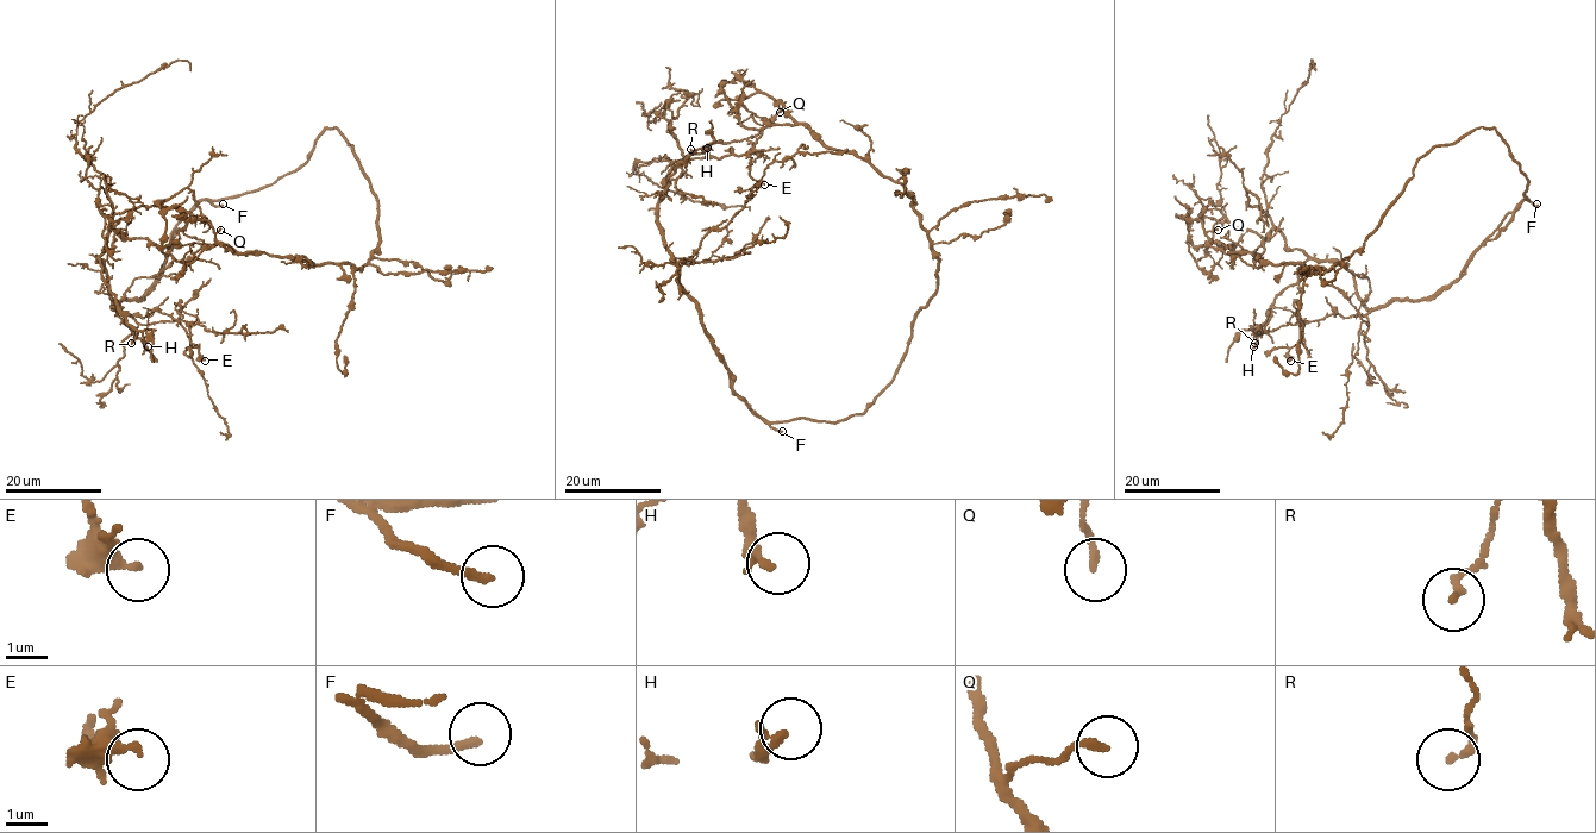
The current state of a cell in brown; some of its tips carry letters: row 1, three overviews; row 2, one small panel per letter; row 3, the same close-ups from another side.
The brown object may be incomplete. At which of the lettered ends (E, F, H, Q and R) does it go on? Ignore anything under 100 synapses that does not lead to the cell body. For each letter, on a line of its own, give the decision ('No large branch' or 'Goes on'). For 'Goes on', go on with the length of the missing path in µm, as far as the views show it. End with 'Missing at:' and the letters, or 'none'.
E: No large branch
F: Goes on. Missing length about 50 µm
H: No large branch
Q: No large branch
R: No large branch
Missing at: F

